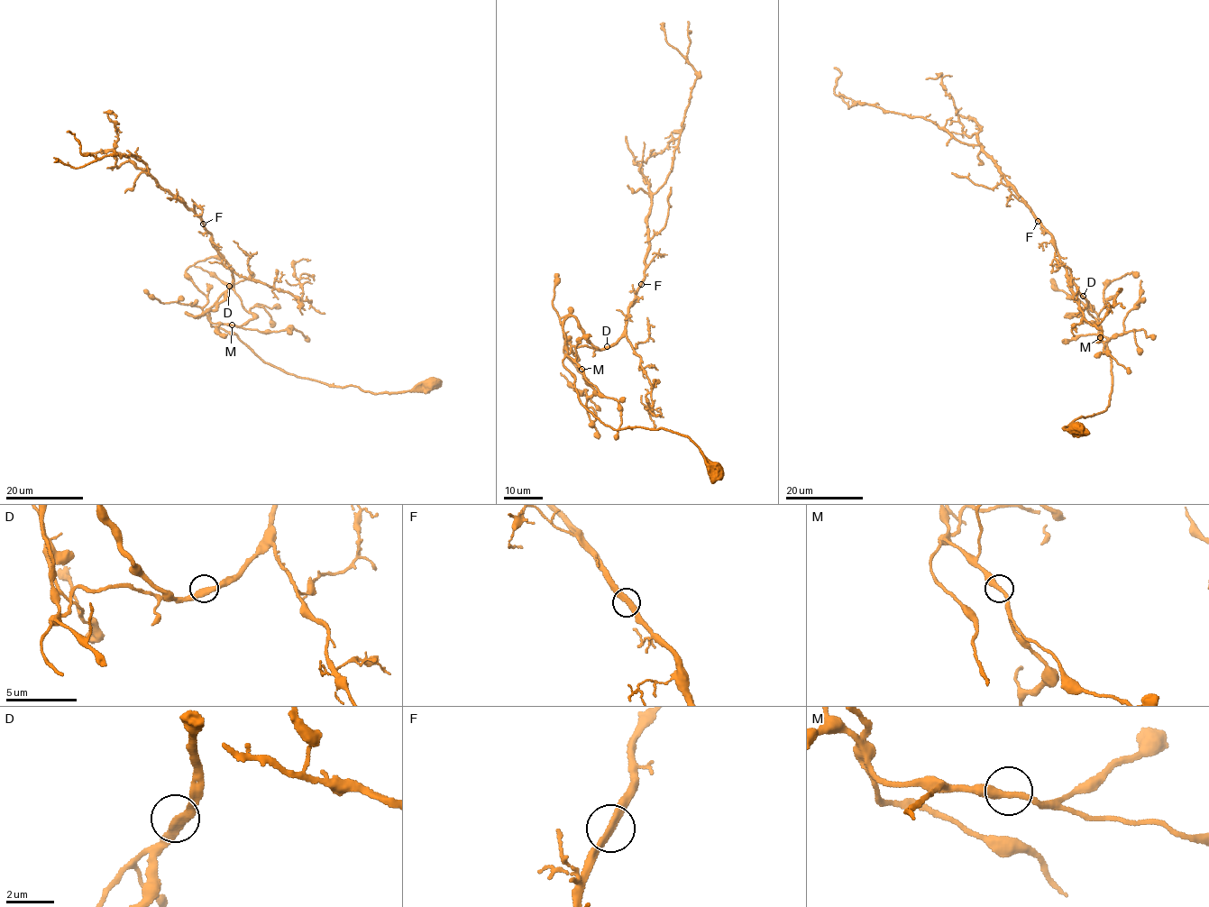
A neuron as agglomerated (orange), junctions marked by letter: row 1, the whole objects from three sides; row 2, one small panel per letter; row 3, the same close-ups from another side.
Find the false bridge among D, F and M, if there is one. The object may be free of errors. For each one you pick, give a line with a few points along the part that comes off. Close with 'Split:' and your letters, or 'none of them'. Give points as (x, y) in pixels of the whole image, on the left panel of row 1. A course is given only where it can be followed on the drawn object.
Split: none of them

